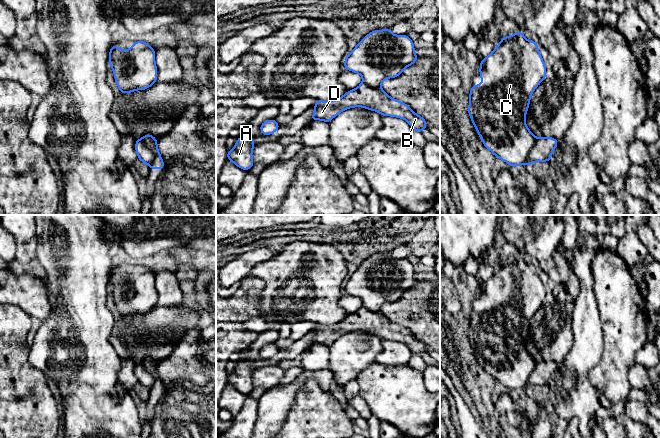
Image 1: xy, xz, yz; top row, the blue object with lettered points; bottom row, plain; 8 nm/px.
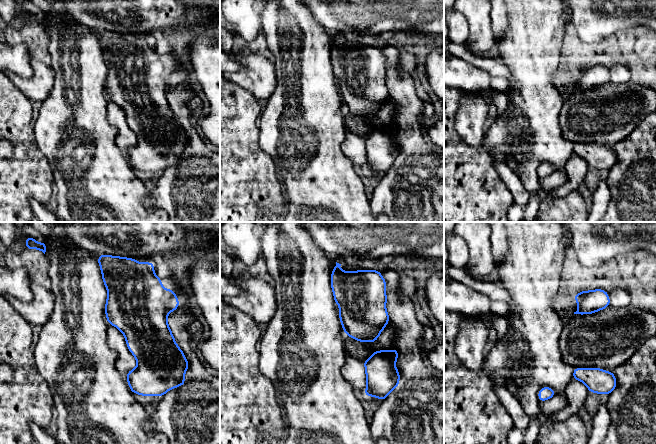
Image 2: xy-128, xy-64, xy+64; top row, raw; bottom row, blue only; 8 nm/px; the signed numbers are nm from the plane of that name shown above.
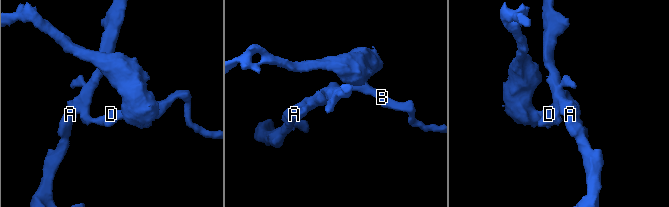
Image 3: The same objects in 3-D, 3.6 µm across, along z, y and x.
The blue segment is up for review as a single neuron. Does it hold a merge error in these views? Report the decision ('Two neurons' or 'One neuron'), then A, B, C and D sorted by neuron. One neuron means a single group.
Two neurons. Groups: A B D / C

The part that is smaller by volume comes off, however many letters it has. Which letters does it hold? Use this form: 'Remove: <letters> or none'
Remove: C

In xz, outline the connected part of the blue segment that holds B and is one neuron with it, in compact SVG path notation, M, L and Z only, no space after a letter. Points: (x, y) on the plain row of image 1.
M364 306L334 325L315 324L311 345L322 344L329 347L340 336L353 331L376 335L382 340L402 342L414 355L422 356L427 352L426 344L417 339L407 328L391 322L381 312L373 312Z

